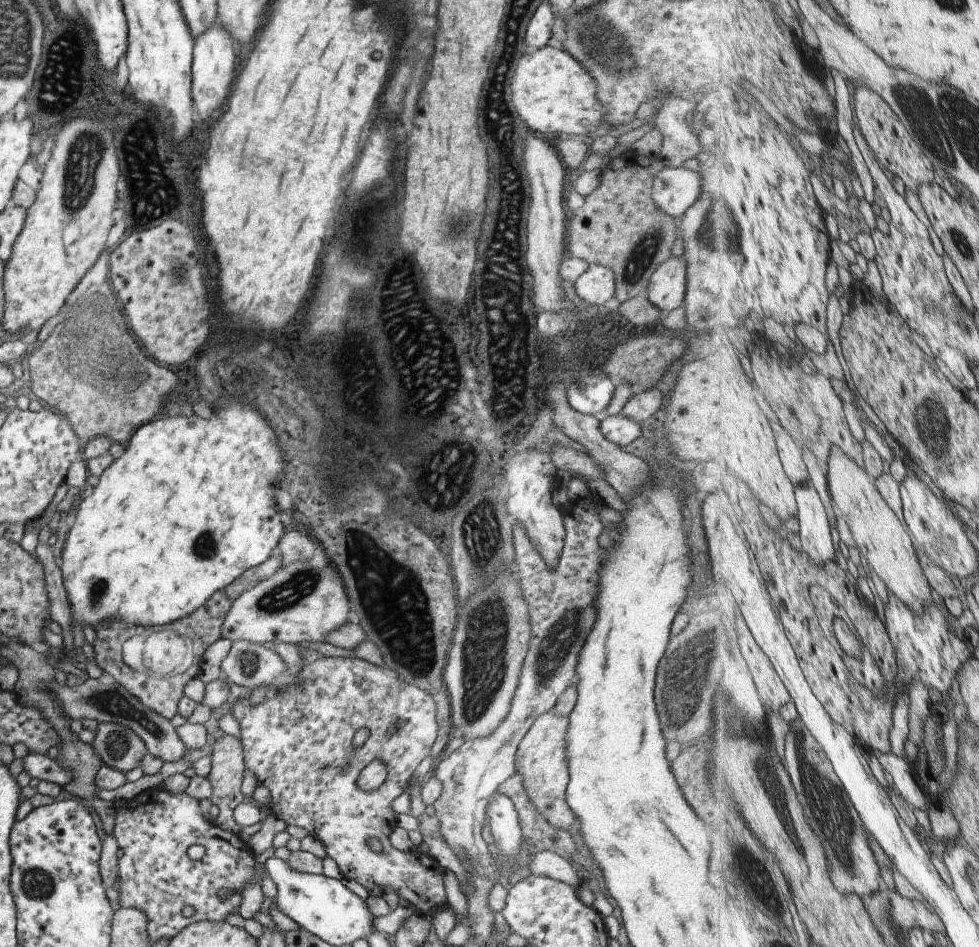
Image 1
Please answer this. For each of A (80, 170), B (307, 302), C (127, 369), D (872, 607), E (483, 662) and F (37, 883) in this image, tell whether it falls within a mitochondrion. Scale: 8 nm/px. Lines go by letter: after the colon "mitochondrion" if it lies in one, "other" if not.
A: mitochondrion
B: other
C: mitochondrion
D: other
E: mitochondrion
F: mitochondrion

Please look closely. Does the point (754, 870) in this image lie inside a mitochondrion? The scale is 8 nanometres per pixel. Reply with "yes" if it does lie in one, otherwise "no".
yes

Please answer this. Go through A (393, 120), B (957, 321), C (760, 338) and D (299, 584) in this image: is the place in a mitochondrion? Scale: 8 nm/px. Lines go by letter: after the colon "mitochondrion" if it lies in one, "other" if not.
A: other
B: mitochondrion
C: other
D: mitochondrion

